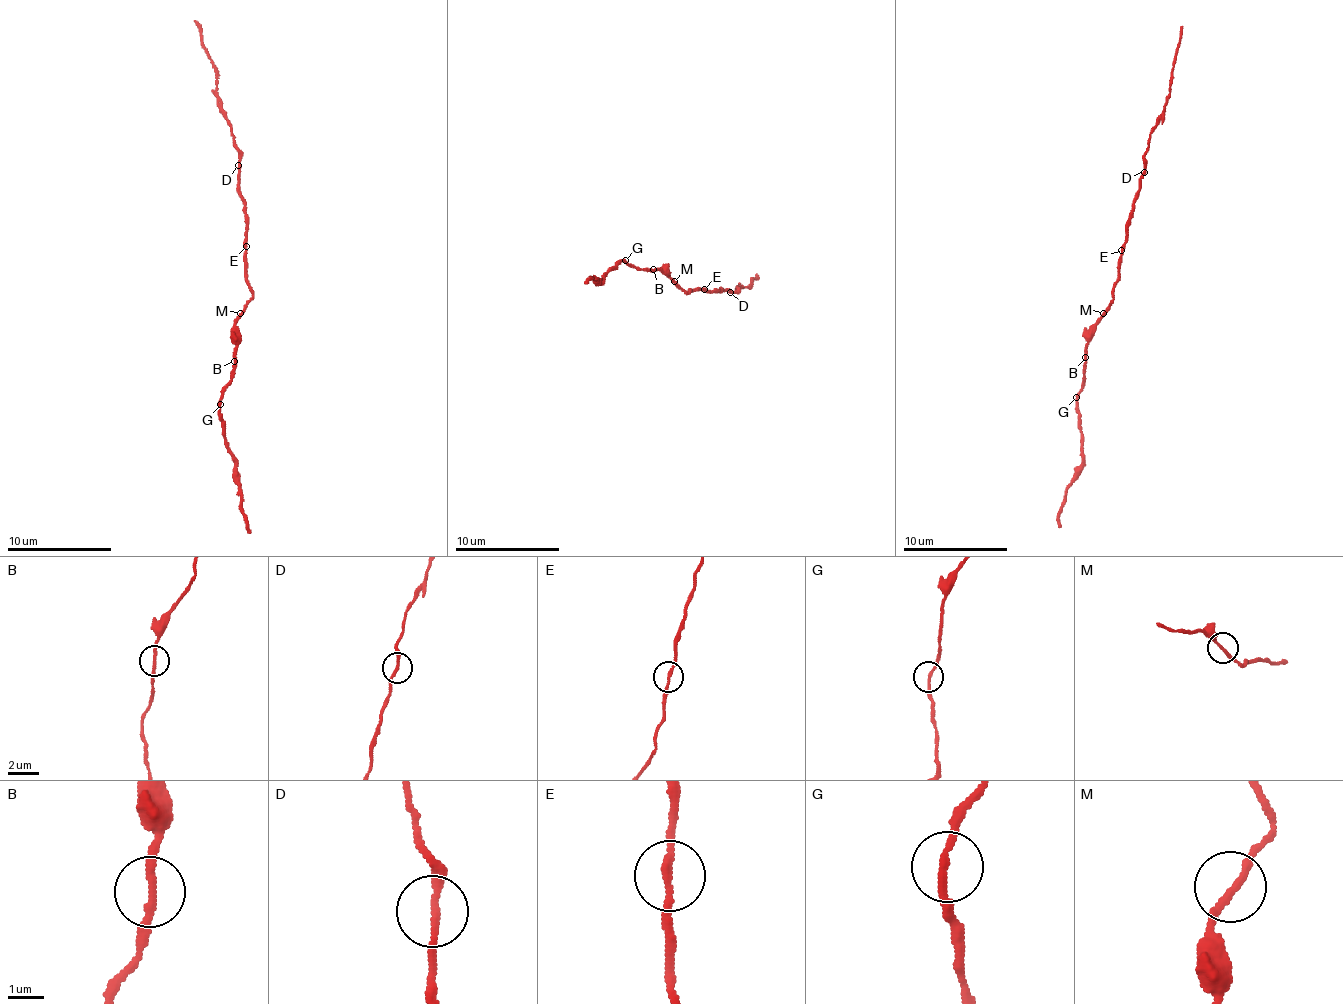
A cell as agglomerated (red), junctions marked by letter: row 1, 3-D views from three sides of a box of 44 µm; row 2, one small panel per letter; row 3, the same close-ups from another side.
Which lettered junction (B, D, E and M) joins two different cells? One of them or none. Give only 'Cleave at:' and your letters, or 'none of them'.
Cleave at: B

